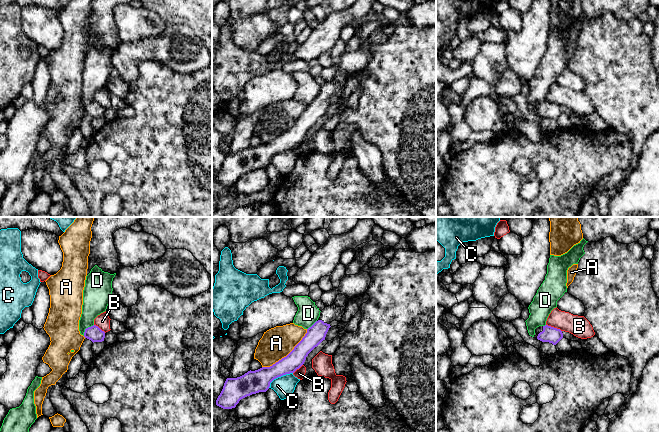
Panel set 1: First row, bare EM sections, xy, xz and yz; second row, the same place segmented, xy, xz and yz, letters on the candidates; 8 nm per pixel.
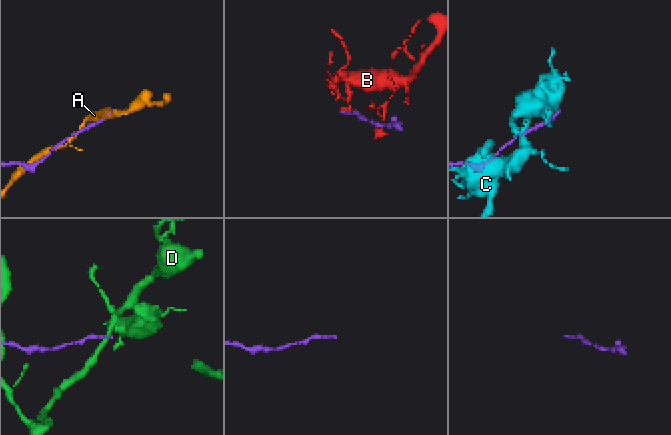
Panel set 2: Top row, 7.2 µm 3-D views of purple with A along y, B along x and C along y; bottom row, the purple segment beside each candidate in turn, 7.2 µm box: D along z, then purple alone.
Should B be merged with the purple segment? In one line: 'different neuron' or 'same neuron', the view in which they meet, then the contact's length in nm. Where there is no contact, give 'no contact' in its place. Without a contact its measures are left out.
different neuron | yz | 140 nm

